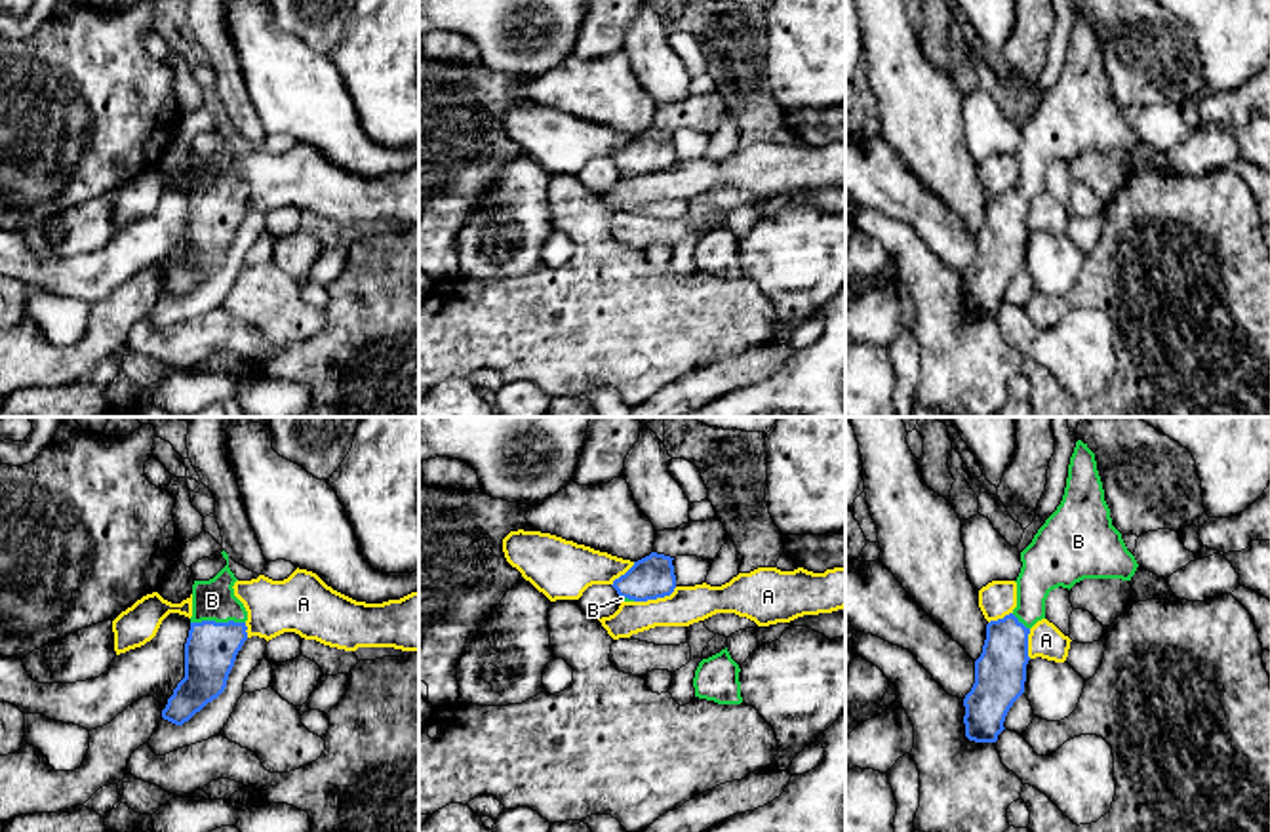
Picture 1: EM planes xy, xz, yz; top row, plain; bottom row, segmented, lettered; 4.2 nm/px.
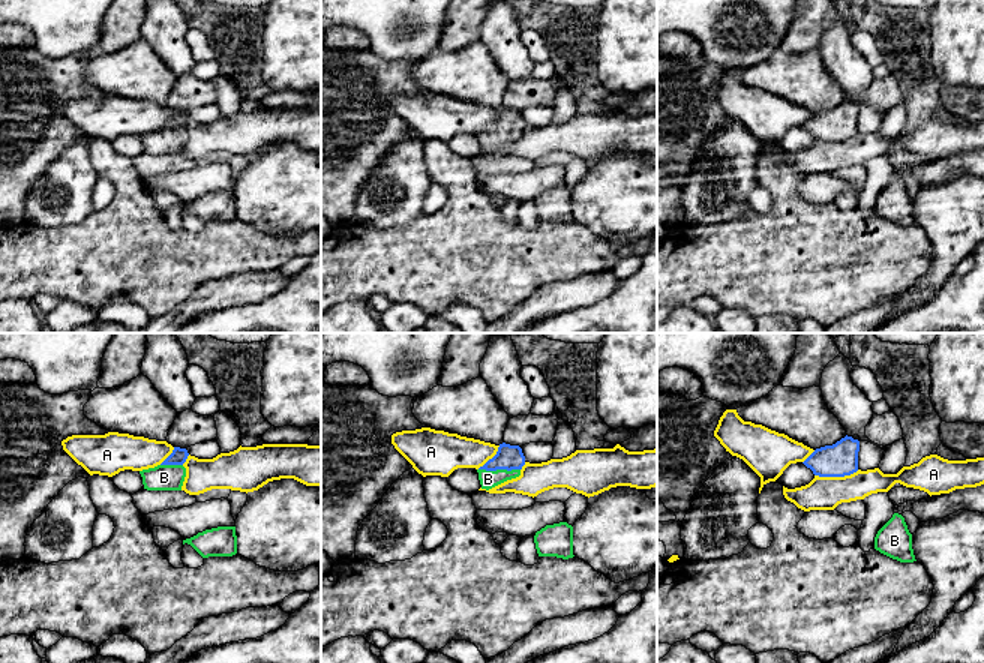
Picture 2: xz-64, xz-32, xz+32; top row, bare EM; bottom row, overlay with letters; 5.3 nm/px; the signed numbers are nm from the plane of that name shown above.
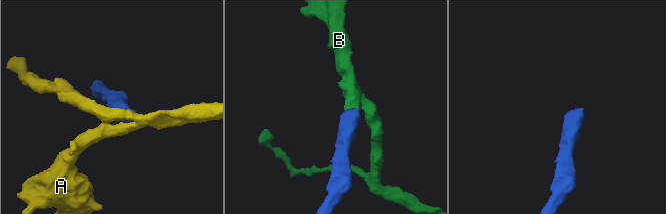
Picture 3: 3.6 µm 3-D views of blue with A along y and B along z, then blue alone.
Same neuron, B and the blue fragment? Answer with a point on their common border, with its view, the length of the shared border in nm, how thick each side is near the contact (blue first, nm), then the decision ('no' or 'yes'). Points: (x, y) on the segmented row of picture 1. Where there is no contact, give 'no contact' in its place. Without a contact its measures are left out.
xy (218, 623) | 240 nm | 220/180 nm | yes

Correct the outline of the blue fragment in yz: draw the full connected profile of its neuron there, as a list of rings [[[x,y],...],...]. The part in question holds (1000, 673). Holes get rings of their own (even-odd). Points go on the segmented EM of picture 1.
[[[1076,442],[1061,505],[1021,552],[1017,607],[986,624],[975,683],[963,699],[965,737],[996,743],[1013,703],[1024,693],[1030,628],[1045,619],[1051,590],[1083,579],[1131,581],[1139,564],[1112,525],[1095,453]]]

